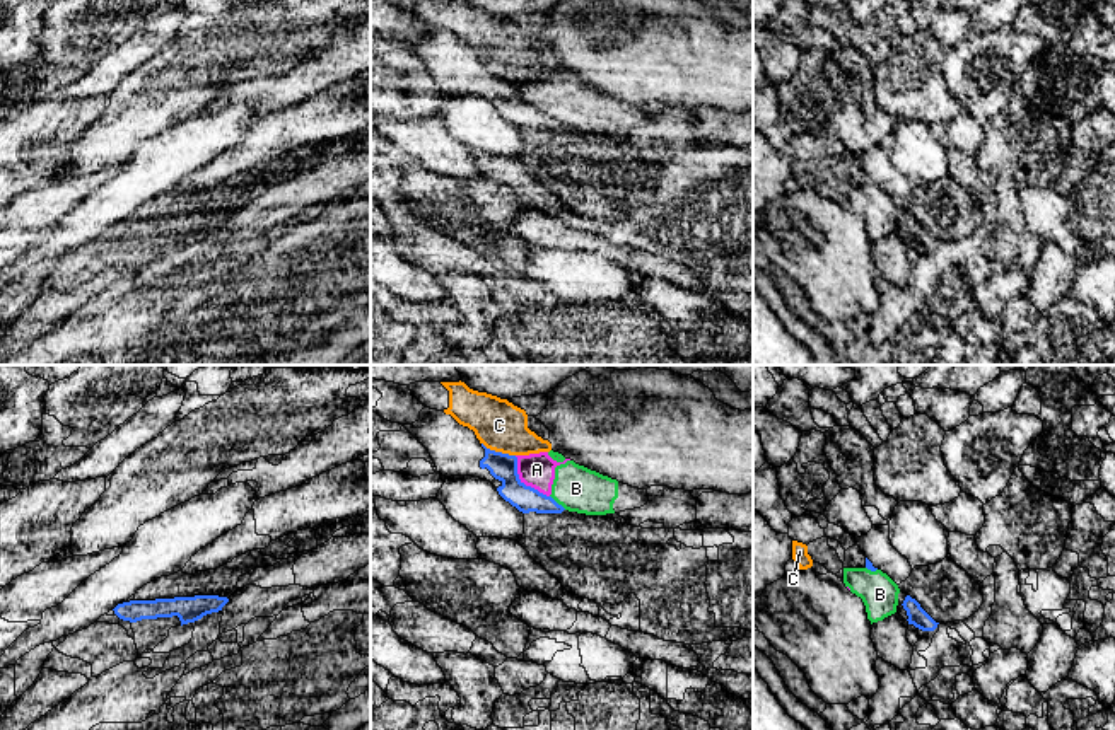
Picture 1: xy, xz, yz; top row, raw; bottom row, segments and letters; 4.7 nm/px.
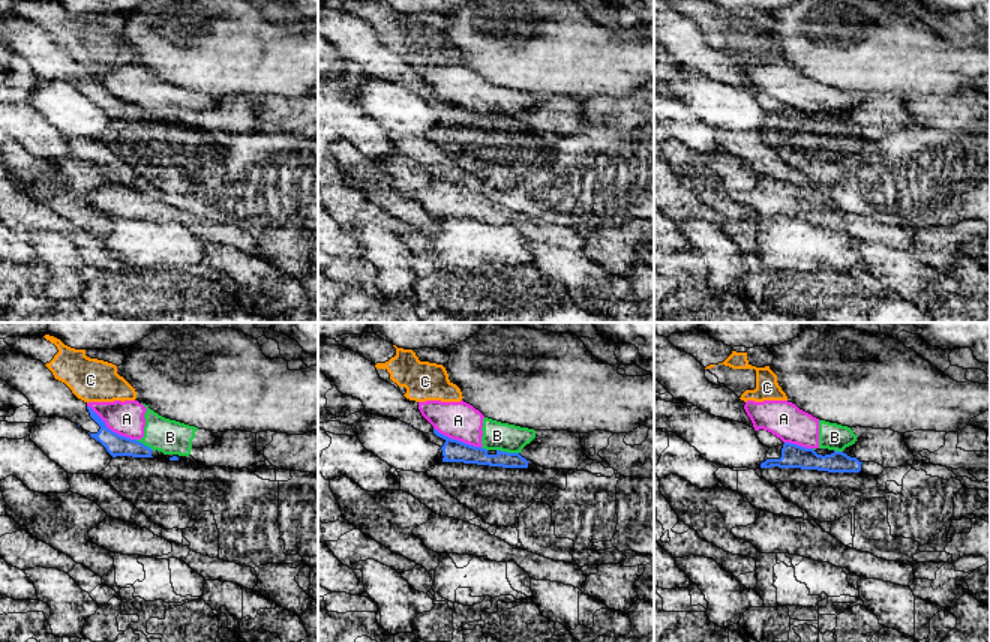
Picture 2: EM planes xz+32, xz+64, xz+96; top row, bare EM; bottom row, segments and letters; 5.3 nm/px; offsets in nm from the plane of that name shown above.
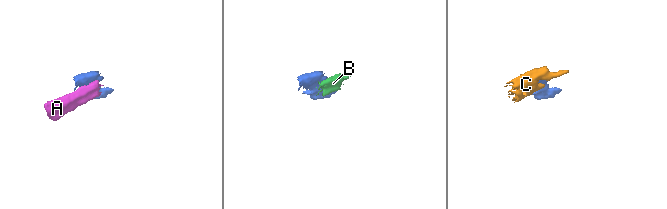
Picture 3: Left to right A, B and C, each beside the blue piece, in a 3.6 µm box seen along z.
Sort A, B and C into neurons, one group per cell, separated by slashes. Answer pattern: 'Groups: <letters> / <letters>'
Groups: A B / C

